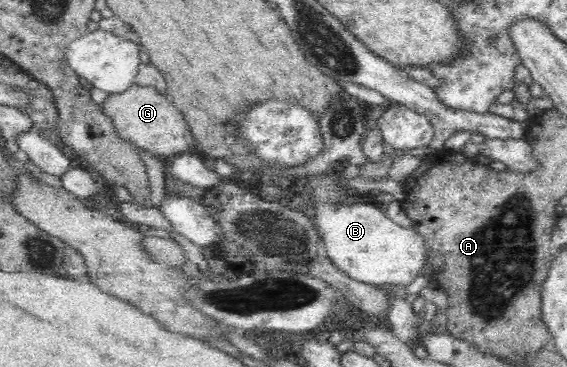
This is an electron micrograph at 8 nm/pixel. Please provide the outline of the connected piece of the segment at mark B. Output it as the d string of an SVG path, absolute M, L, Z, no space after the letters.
M357 202L354 203L354 205L314 205L313 208L316 211L314 215L314 225L317 226L318 233L321 234L323 253L331 259L336 267L338 267L343 273L346 273L346 275L353 277L355 281L370 283L378 287L384 287L385 285L399 285L406 289L409 285L412 285L420 275L422 275L422 271L424 271L426 267L430 267L430 246L426 244L426 238L413 227L398 225L398 223L394 223L392 219L386 217L384 206L379 206L375 202Z

